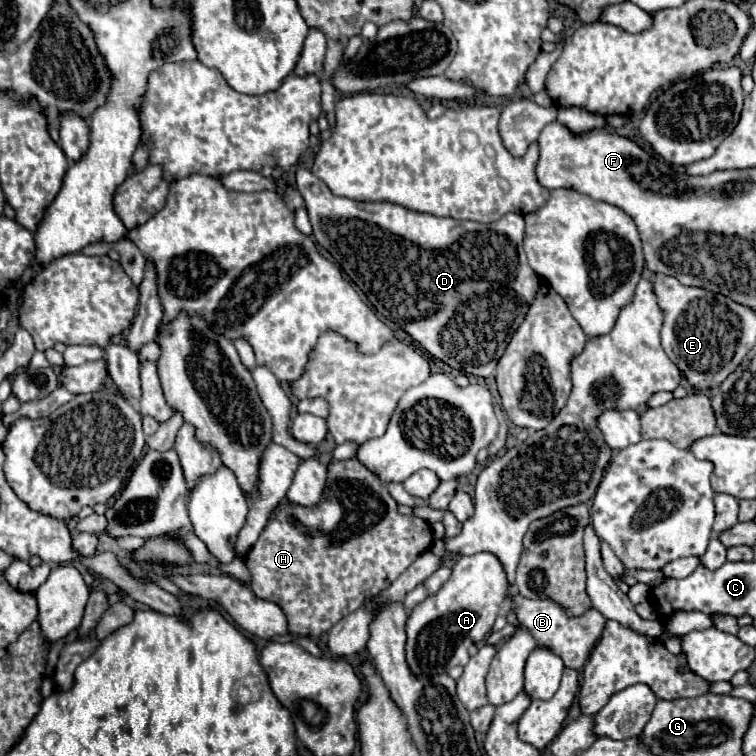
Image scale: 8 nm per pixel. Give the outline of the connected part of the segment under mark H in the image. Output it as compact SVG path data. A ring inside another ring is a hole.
M350 458L328 466L324 500L316 508L304 508L288 502L280 504L246 556L250 588L258 598L274 602L284 610L290 634L320 636L342 616L358 610L366 596L374 596L388 588L416 560L418 554L430 548L430 544L430 524L414 514L400 514L394 498L388 494L378 476L368 472L356 458Z

